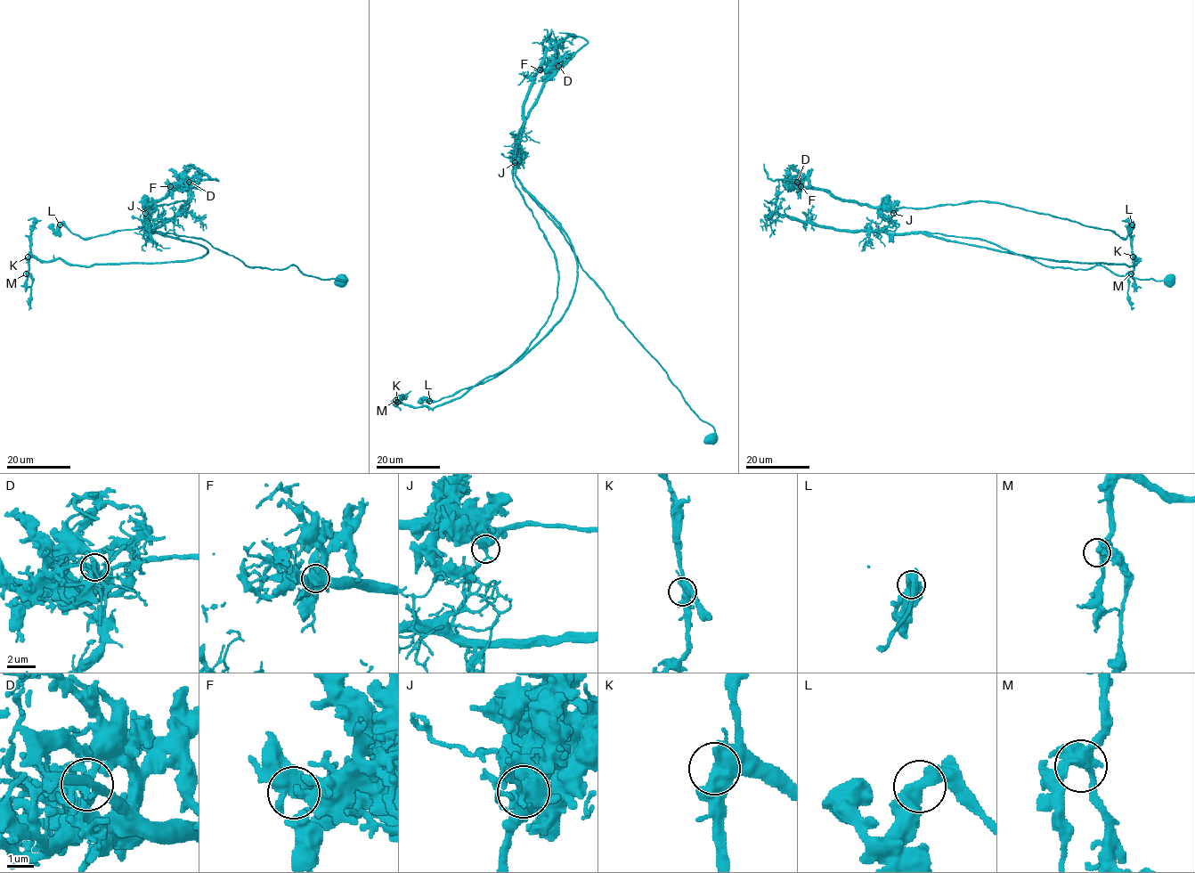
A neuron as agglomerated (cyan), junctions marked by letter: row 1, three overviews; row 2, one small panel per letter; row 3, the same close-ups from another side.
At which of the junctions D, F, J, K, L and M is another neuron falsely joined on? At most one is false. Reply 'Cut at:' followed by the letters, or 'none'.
Cut at: J

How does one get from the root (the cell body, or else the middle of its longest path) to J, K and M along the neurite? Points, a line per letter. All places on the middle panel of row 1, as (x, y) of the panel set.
J: (710, 438), (715, 429), (691, 409), (662, 366), (617, 316), (560, 228), (522, 186), (515, 162)
K: (710, 438), (715, 429), (535, 199), (577, 263), (563, 316), (460, 396), (432, 408), (397, 402)
M: (710, 438), (715, 429), (535, 199), (577, 263), (563, 316), (459, 397), (432, 408), (395, 400)

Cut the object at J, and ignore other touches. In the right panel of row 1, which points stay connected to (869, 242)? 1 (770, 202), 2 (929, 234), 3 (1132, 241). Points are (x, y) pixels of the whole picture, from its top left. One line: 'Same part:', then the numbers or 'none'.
Same part: 1, 2, 3

